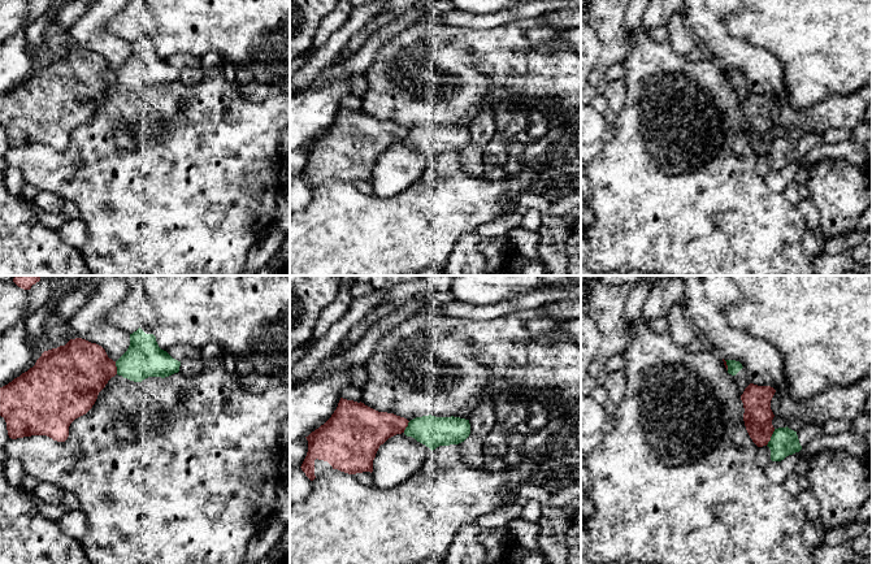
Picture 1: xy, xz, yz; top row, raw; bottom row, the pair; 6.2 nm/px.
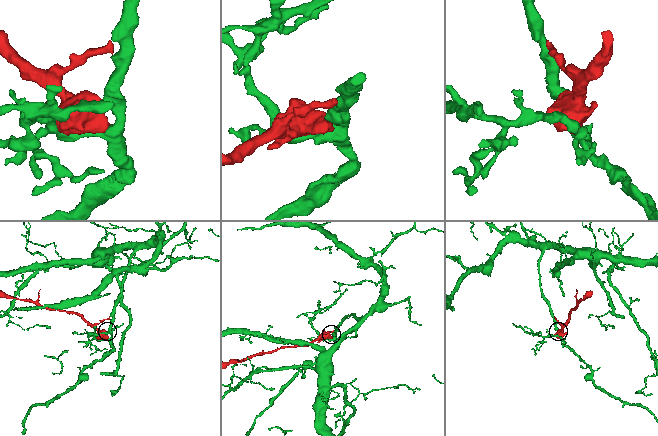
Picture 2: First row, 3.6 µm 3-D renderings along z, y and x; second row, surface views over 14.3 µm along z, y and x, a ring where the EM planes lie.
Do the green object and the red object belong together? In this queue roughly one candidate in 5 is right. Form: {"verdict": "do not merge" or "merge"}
{"verdict": "do not merge"}

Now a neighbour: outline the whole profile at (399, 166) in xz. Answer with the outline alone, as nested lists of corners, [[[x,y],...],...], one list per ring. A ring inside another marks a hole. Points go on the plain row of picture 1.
[[[404,142],[379,155],[373,169],[372,192],[377,198],[392,198],[424,177],[431,159],[409,148]]]

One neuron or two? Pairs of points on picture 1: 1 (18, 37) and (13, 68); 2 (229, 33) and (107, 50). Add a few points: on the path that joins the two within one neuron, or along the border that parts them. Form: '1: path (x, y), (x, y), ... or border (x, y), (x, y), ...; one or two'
1: path (16, 44), (13, 60); one
2: border (112, 17), (107, 22), (107, 29), (129, 43); two

